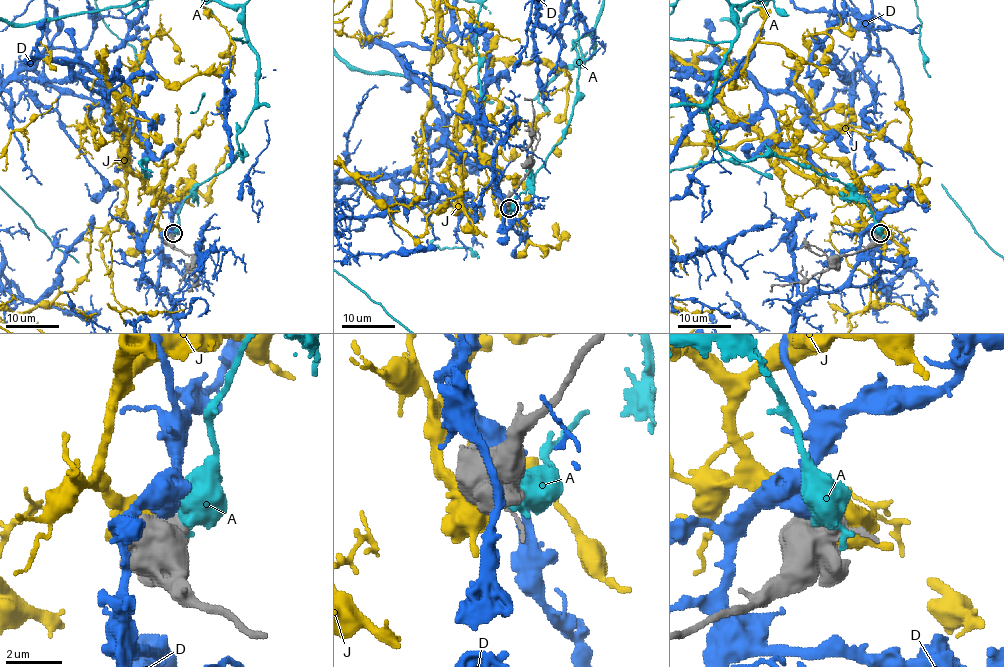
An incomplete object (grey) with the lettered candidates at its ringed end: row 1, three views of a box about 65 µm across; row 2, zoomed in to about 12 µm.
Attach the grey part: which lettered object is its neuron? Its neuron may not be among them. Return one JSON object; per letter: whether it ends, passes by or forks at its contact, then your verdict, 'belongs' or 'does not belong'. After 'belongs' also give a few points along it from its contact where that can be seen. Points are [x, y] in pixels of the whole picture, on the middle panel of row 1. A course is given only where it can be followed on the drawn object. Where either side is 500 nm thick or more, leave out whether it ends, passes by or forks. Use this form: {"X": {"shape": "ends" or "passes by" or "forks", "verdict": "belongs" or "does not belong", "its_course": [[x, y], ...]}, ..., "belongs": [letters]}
{"A": {"verdict": "belongs"}, "D": {"verdict": "does not belong"}, "J": {"verdict": "does not belong"}, "belongs": ["A"]}

